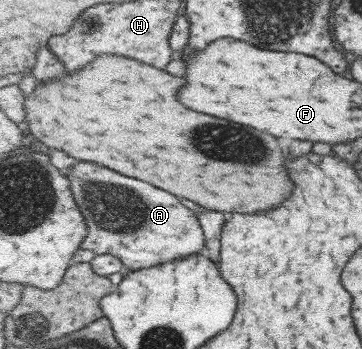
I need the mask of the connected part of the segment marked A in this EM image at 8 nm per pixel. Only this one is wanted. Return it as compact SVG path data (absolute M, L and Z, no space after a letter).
M85 161L75 163L75 167L63 171L63 175L69 177L73 195L89 225L82 249L89 249L95 255L117 257L125 265L125 275L206 251L204 229L197 213L169 191Z

